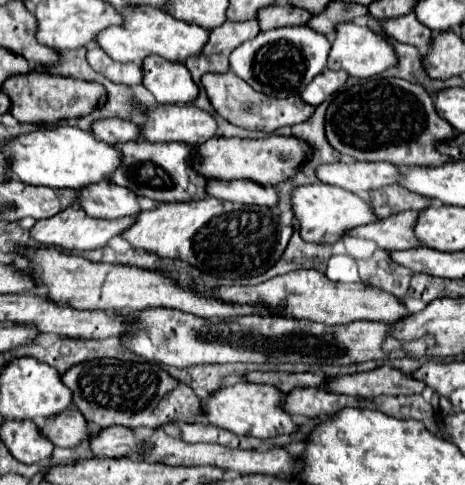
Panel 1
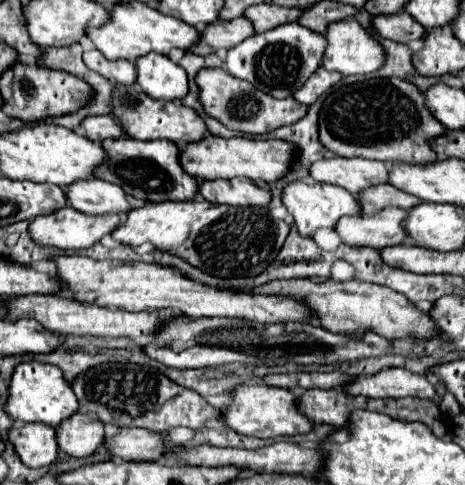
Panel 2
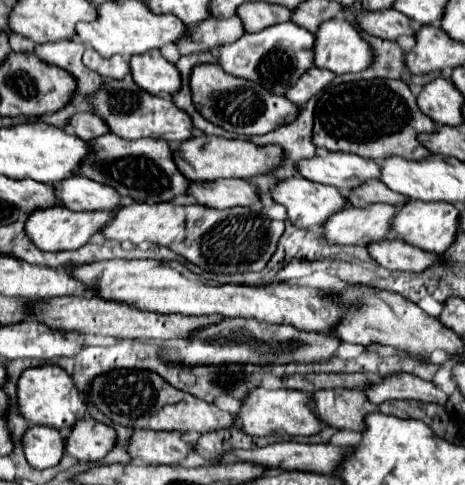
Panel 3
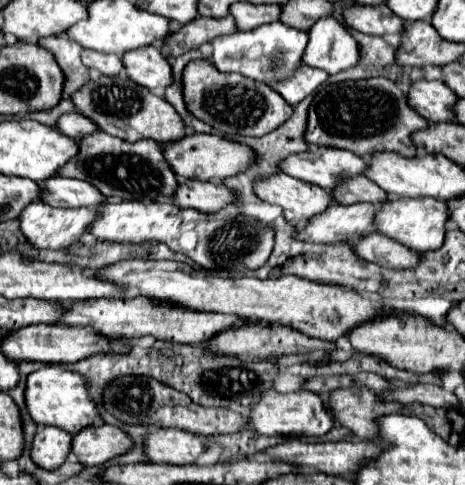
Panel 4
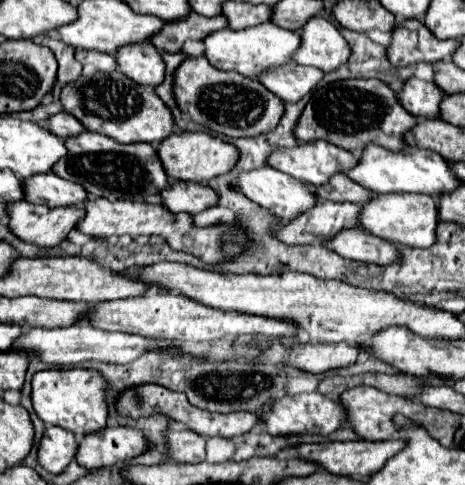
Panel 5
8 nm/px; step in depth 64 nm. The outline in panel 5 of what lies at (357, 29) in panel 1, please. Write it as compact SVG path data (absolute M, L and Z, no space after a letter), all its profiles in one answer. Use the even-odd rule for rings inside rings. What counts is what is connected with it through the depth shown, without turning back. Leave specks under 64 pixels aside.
M322 16L310 18L300 30L302 44L294 54L294 62L320 68L322 72L334 72L340 64L348 62L352 54L338 26Z

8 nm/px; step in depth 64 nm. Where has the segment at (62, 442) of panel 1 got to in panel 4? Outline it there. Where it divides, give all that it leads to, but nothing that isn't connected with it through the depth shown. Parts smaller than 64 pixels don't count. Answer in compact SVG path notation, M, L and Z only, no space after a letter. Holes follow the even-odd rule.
M102 424L80 430L72 438L72 452L84 466L100 466L114 456L124 454L132 446L128 434L118 426Z

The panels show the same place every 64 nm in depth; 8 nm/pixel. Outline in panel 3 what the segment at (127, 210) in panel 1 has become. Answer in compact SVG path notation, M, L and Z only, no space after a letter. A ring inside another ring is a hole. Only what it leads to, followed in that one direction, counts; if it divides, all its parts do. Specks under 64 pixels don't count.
M74 176L56 184L56 196L60 206L78 212L92 210L116 210L120 208L120 194L108 184L96 184L84 176Z

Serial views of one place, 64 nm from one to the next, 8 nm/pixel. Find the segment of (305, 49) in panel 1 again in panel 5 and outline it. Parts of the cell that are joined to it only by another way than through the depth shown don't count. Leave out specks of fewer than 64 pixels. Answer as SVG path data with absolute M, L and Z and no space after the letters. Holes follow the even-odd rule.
M264 22L246 30L218 30L210 36L204 38L204 46L206 46L206 58L220 70L234 70L240 72L242 76L248 78L258 78L262 72L268 72L272 68L278 68L286 62L292 60L294 52L298 52L300 48L300 34L280 28L276 24Z

